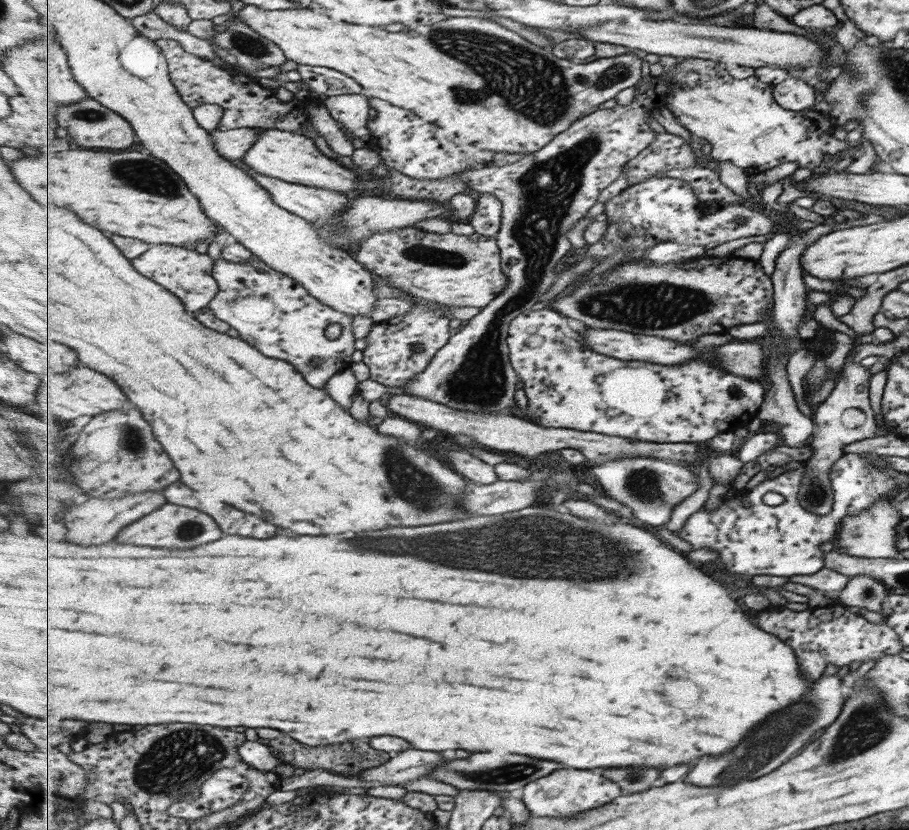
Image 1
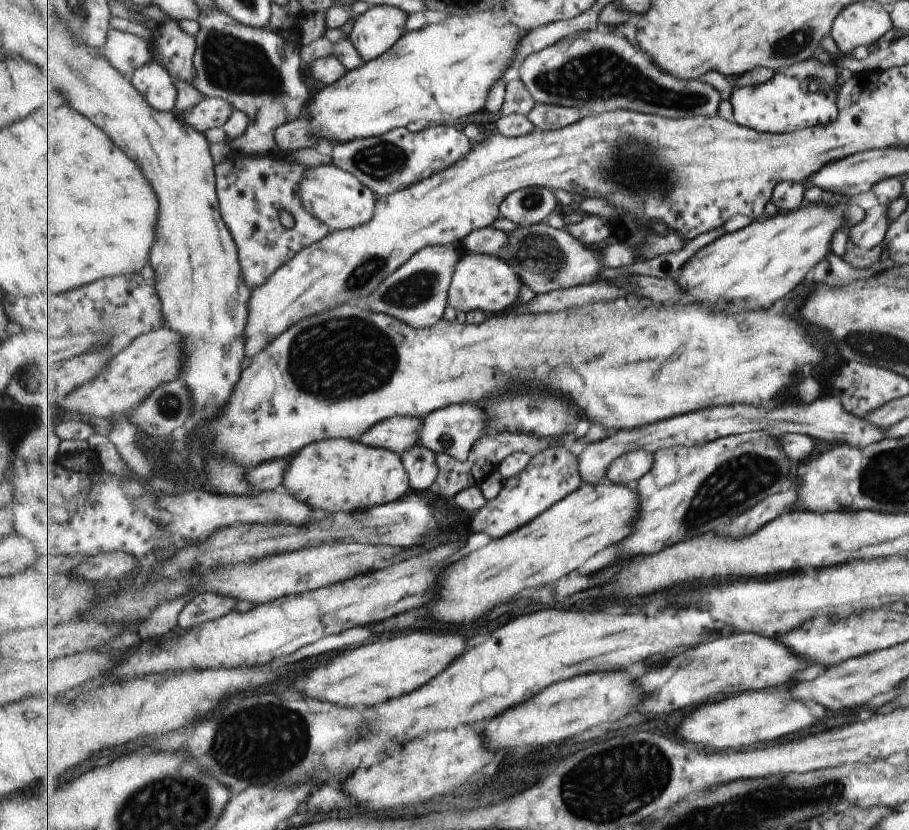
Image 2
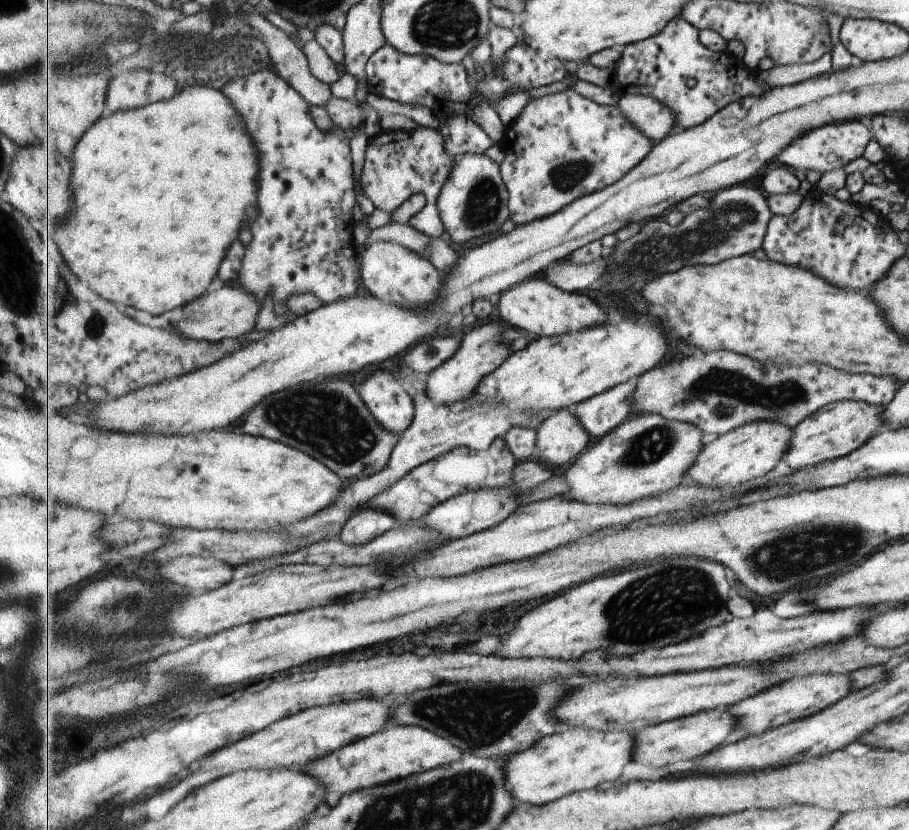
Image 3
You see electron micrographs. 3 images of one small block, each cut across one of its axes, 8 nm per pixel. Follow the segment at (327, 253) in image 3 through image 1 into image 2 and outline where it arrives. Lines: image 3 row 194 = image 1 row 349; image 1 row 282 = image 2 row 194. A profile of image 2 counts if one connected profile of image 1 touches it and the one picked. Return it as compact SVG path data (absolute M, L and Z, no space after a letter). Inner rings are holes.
M235 149L216 165L221 212L225 222L229 222L228 227L237 243L243 278L251 290L265 285L303 249L328 236L326 224L304 207L304 198L298 193L309 167L288 162L279 151L281 149L264 155L243 156ZM281 210L292 216L293 227L285 228L281 224Z

